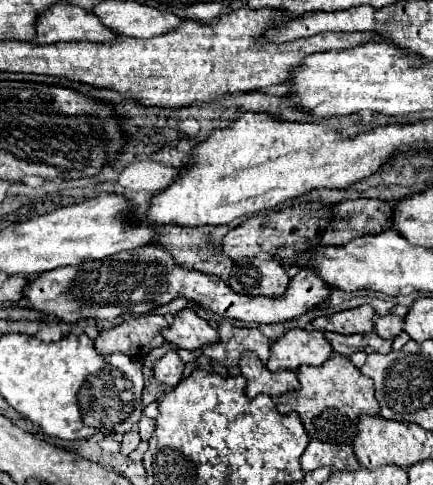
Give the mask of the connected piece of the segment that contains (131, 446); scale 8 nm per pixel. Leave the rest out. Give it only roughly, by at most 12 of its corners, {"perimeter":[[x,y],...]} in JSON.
{"perimeter":[[139,432],[123,434],[121,454],[129,456],[141,442]]}

